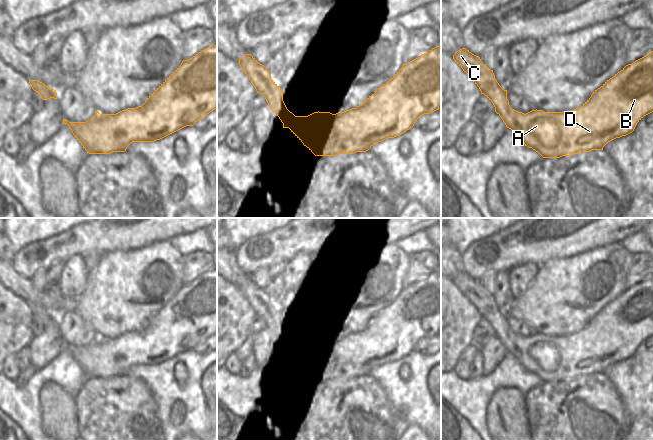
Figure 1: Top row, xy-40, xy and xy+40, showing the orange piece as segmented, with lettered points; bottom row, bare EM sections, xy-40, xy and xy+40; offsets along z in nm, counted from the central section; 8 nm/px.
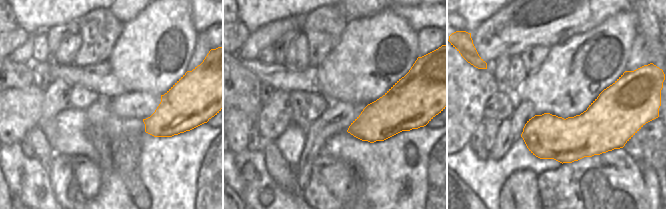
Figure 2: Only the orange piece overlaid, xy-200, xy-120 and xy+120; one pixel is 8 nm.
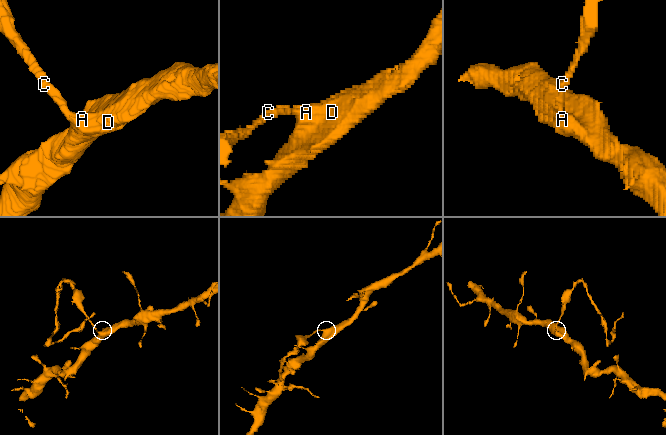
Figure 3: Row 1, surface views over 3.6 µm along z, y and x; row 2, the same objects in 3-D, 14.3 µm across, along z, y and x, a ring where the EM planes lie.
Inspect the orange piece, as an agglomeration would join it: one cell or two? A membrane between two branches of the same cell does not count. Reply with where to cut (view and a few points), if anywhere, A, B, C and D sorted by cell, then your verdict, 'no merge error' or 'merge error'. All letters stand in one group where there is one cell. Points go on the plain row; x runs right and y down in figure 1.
cut in xy+40 along (511, 332), (511, 337), (516, 346), (509, 352); A B D / C; merge error

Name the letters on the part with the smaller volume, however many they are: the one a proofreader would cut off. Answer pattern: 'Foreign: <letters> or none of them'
Foreign: C

